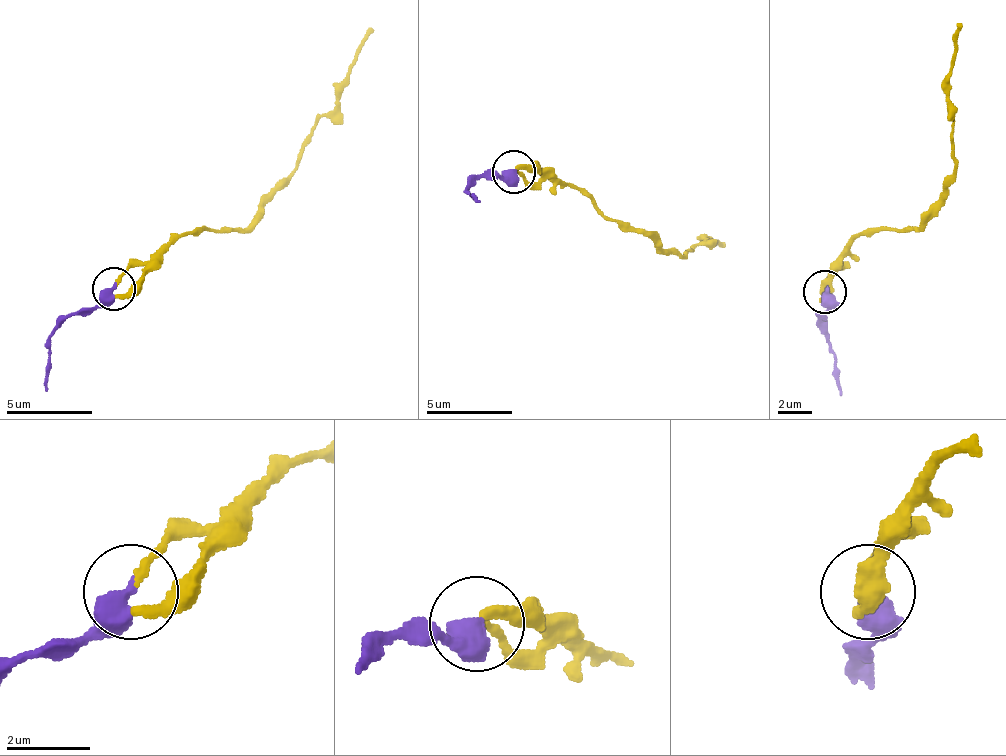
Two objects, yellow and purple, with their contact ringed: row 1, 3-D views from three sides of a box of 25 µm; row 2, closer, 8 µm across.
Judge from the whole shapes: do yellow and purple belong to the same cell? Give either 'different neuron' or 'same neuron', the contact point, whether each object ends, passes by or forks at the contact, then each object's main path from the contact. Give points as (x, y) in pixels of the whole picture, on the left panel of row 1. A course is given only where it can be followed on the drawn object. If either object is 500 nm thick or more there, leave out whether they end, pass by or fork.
same neuron; place (114, 288); course yellow (114, 287), (129, 266), (155, 262), (189, 232), (246, 229), (289, 174), (303, 140), (335, 106), (371, 29); course purple (114, 287), (76, 313), (52, 334), (49, 390)

